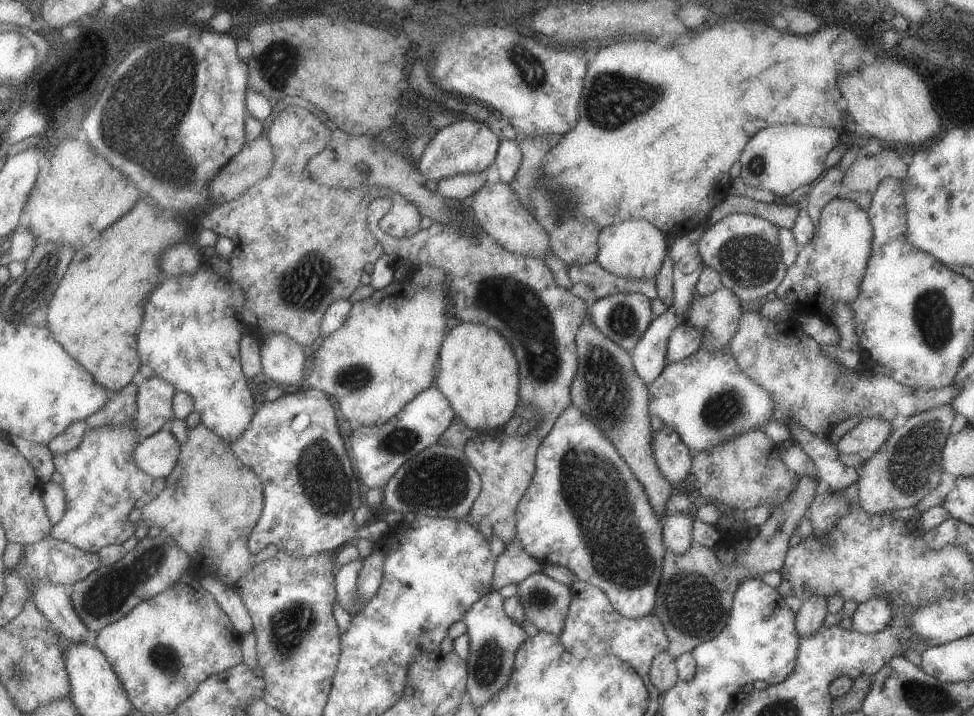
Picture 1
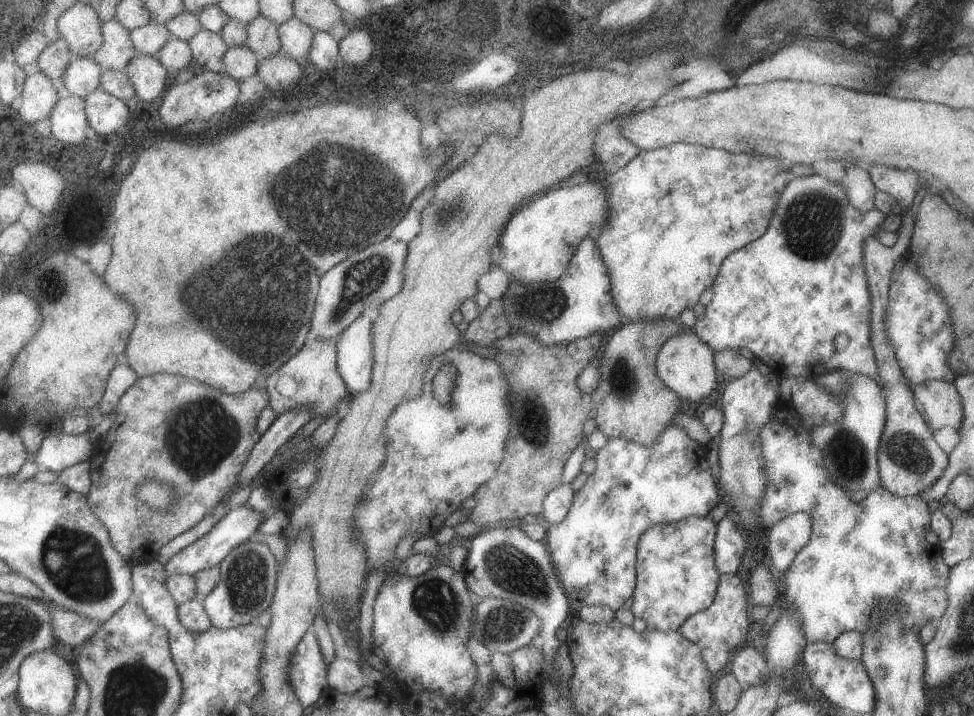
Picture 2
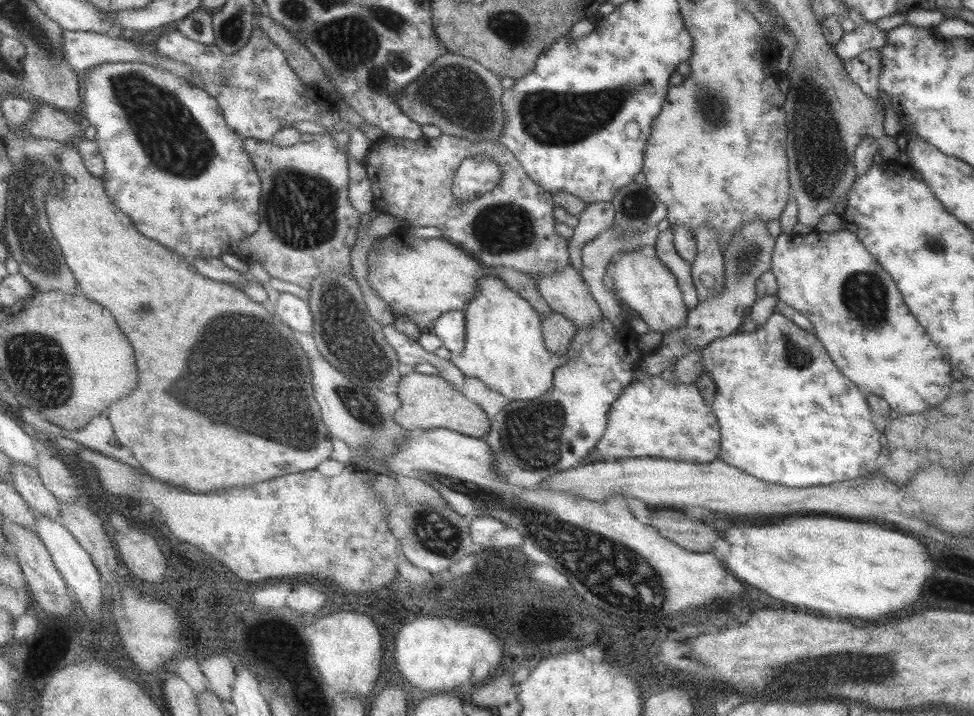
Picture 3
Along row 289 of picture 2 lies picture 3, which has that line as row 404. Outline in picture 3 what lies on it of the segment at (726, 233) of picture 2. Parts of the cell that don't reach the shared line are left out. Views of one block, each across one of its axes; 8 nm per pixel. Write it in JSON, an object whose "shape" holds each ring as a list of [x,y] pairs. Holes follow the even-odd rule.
{"shape":[[[649,376],[635,380],[613,404],[609,430],[597,448],[605,458],[669,458],[711,464],[721,452],[721,430],[713,406],[707,406],[695,382],[681,384],[675,376],[671,382],[661,376]]]}

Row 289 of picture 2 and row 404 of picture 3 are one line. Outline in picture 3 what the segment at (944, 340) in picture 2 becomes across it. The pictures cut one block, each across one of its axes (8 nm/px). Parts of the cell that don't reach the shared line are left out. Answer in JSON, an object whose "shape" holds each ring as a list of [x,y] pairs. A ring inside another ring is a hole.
{"shape":[[[843,228],[833,234],[817,230],[807,236],[779,234],[771,258],[771,274],[777,280],[779,302],[789,304],[809,318],[815,330],[813,334],[825,346],[831,362],[859,390],[867,388],[869,392],[865,394],[881,396],[899,416],[923,412],[929,406],[945,400],[951,384],[951,368],[947,360],[909,314],[899,290],[895,288],[895,282],[887,276],[883,268],[879,268],[875,256],[869,254],[869,250],[859,242],[853,232]]]}

